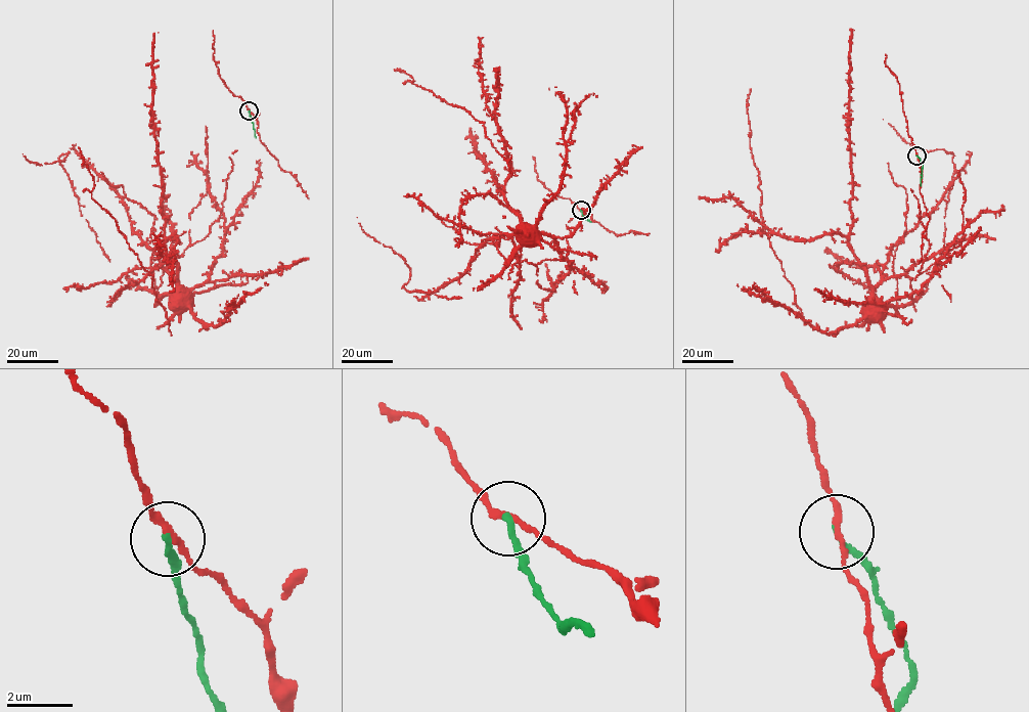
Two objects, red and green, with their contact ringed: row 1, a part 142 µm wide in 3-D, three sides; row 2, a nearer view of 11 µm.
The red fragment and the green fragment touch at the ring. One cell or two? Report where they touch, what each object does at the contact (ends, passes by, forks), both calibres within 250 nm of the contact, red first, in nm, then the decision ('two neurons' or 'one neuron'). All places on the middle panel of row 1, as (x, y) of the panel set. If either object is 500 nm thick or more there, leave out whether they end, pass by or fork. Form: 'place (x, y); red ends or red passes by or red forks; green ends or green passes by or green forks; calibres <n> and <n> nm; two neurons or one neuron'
place (581, 210); red passes by; green ends; calibres 170 and 190 nm; two neurons

